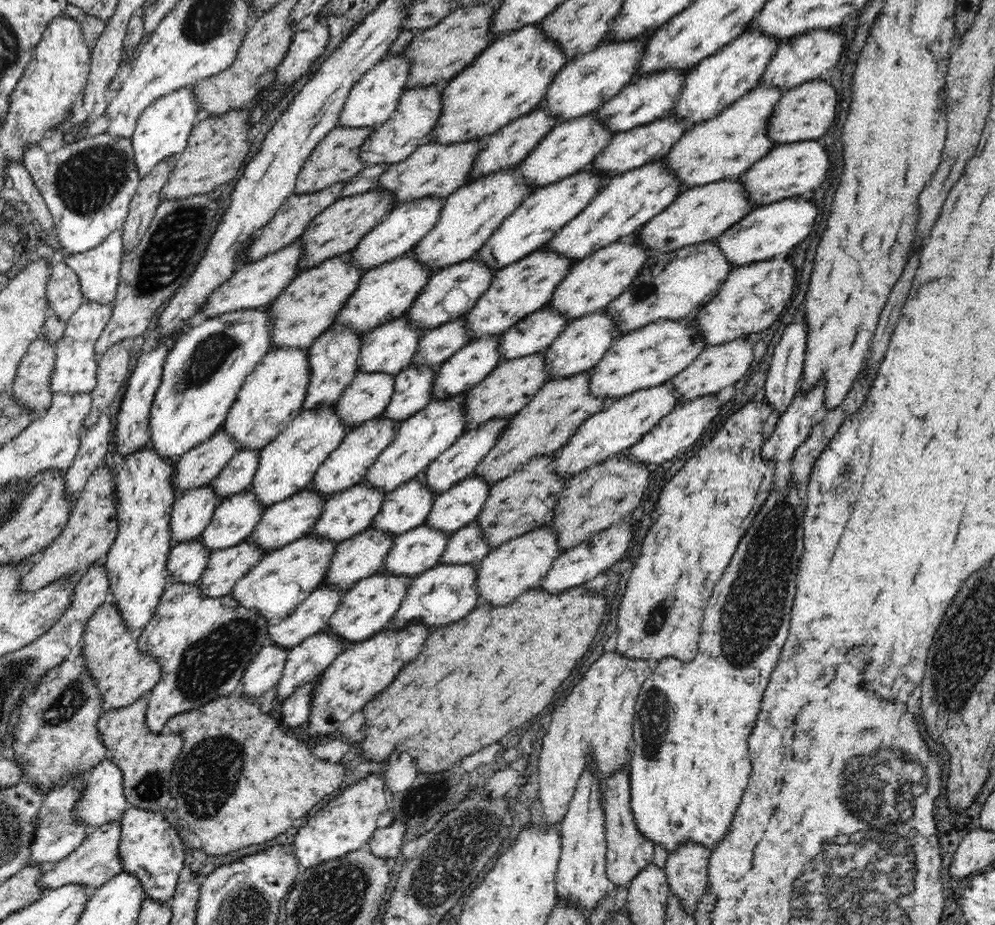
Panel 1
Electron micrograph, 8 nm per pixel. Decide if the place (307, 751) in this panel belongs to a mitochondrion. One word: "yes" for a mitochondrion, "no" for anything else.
no

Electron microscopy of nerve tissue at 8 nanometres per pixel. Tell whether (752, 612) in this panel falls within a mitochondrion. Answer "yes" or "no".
yes

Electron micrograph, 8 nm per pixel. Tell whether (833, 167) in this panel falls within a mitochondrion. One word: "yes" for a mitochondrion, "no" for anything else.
no

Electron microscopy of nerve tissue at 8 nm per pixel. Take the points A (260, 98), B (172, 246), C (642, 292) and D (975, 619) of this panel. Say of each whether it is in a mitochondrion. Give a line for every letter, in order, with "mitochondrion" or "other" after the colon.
A: other
B: mitochondrion
C: mitochondrion
D: mitochondrion

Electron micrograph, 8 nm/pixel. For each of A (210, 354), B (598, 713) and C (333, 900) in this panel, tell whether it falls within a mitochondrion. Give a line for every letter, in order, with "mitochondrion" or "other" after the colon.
A: mitochondrion
B: other
C: mitochondrion

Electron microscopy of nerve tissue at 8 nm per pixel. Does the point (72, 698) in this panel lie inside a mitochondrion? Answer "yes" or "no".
yes

